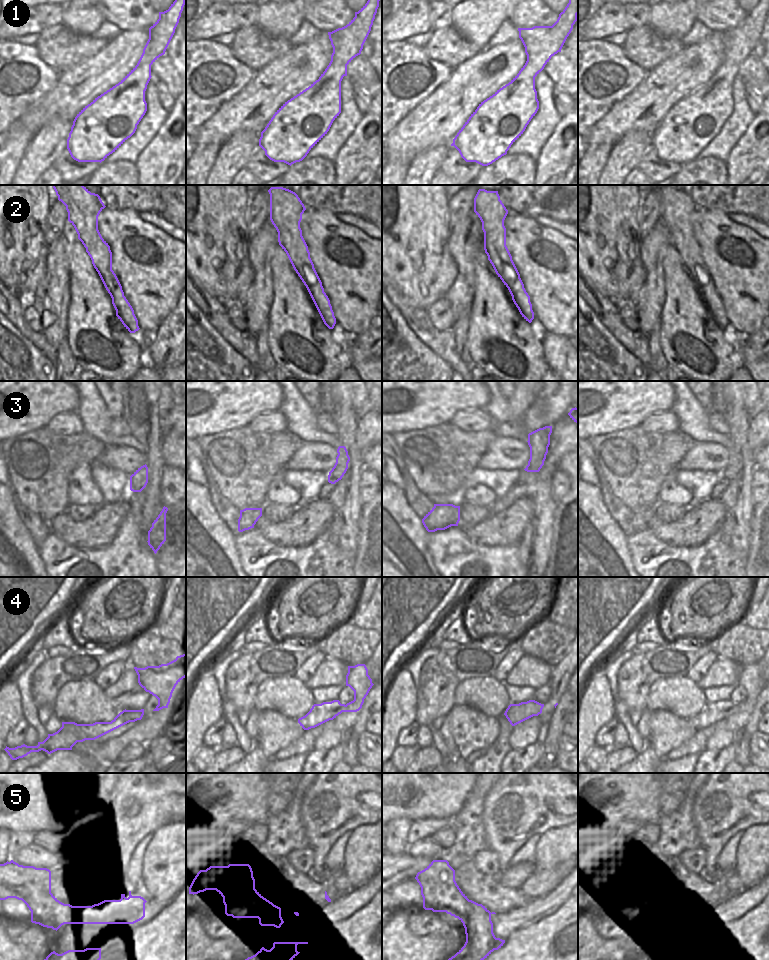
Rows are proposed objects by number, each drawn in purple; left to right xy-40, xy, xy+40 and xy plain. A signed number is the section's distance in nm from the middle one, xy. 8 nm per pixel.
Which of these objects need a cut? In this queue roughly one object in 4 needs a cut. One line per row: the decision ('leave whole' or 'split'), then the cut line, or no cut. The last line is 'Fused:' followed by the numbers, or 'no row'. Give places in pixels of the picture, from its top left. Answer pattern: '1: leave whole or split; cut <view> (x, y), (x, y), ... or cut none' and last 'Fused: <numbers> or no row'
1: leave whole; cut none
2: leave whole; cut none
3: leave whole; cut none
4: split; cut xy (345, 705), (342, 711)
5: split; cut xy+40 (469, 900), (469, 908), (456, 917)
Fused: 4, 5

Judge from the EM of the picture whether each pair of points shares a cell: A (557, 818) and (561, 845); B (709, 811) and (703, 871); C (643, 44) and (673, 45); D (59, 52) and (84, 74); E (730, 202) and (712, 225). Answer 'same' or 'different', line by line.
A: different
B: same
C: same
D: different
E: different

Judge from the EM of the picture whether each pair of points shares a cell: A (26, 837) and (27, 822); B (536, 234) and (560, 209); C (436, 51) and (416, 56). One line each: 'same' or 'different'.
A: different
B: different
C: different

